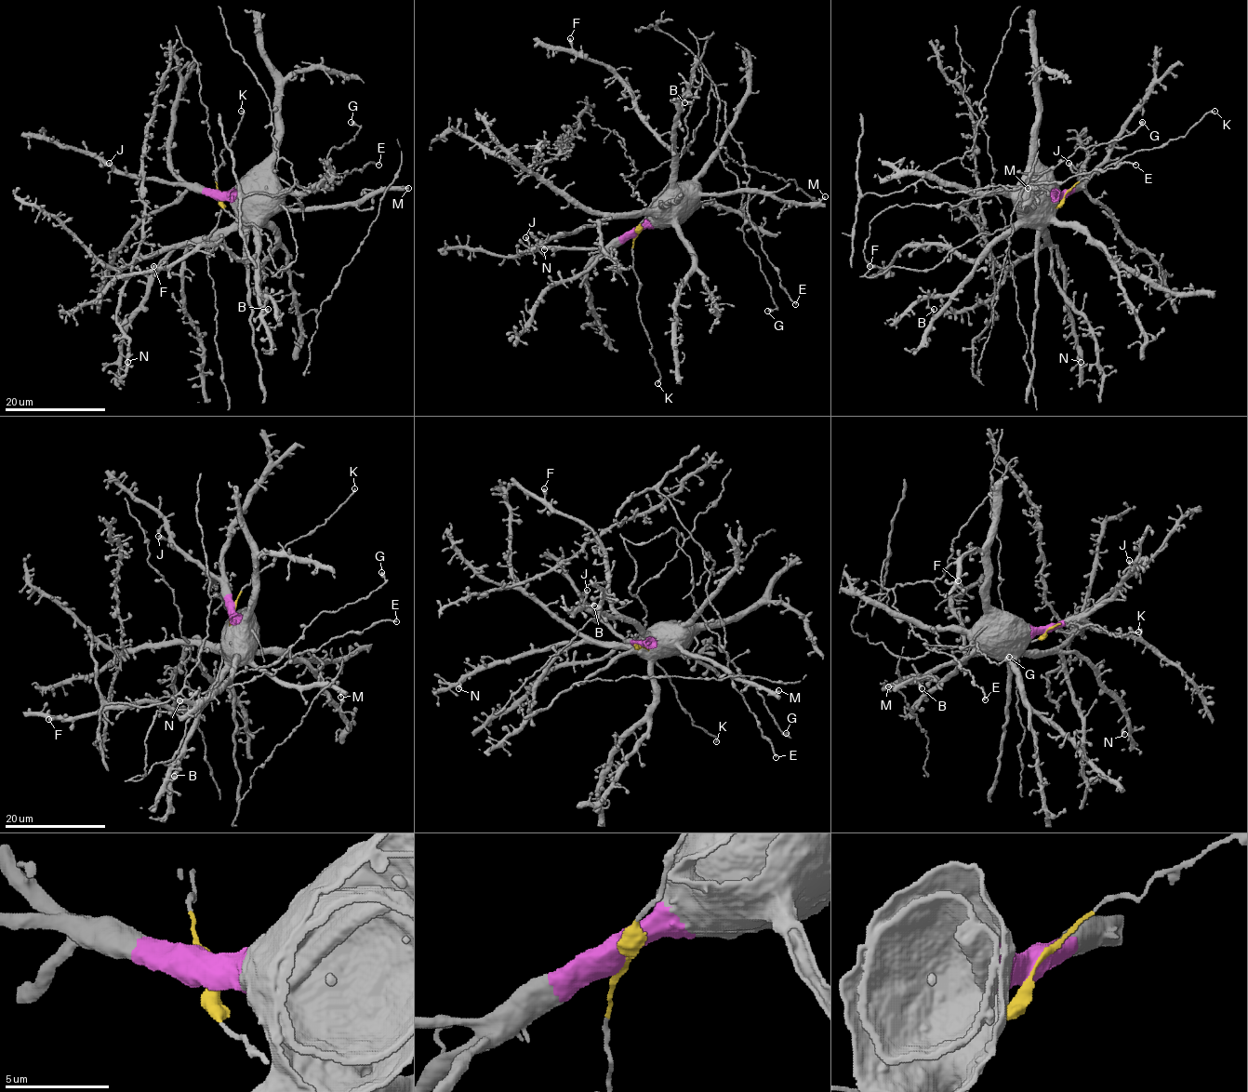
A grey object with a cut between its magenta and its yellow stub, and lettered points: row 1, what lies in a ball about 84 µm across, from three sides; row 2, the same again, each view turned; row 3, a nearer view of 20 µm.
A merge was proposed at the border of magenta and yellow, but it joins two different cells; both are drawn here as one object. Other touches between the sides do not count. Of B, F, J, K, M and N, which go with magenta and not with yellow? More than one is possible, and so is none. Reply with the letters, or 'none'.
B, F, J, M, N

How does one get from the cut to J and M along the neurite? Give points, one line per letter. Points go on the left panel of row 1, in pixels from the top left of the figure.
J: (219, 193), (202, 193), (187, 182), (138, 179), (115, 173), (109, 162)
M: (219, 193), (255, 193), (285, 208), (312, 208), (356, 203), (379, 193), (408, 189)

